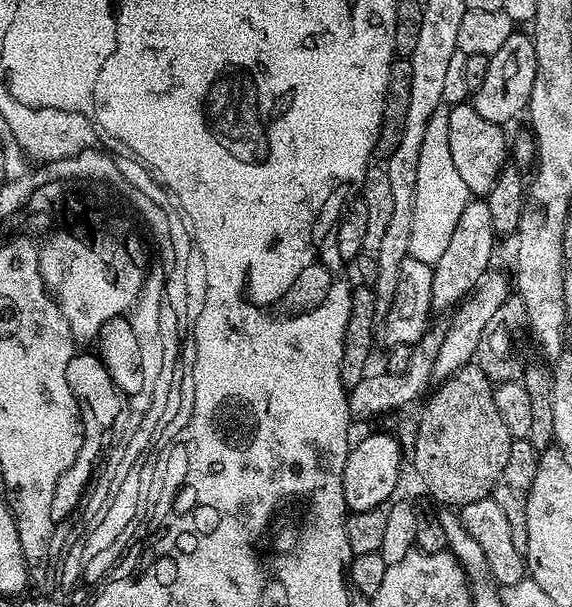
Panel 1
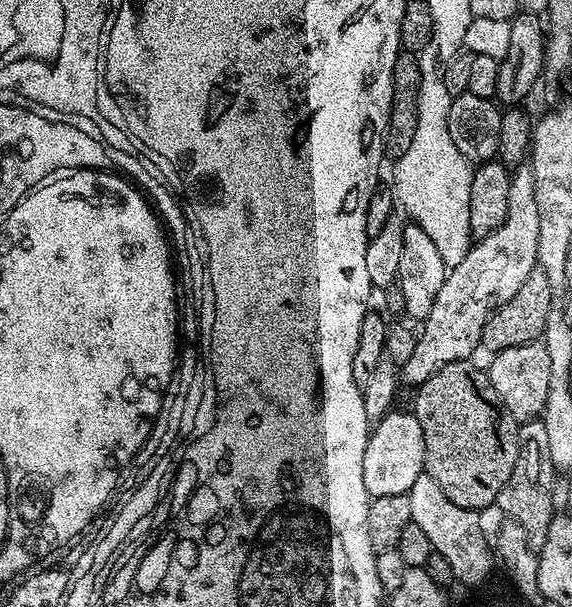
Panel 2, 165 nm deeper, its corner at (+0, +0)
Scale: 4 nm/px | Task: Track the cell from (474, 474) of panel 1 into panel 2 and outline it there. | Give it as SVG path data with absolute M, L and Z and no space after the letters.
M468 360L450 362L450 366L442 366L426 382L415 389L416 405L414 411L422 426L422 438L426 442L424 451L424 471L434 478L438 486L442 486L446 498L454 502L454 506L485 510L495 505L502 486L510 478L514 470L514 462L518 462L520 449L520 430L518 422L504 408L503 402L494 394L494 386L490 386L488 373L483 367L475 368Z

